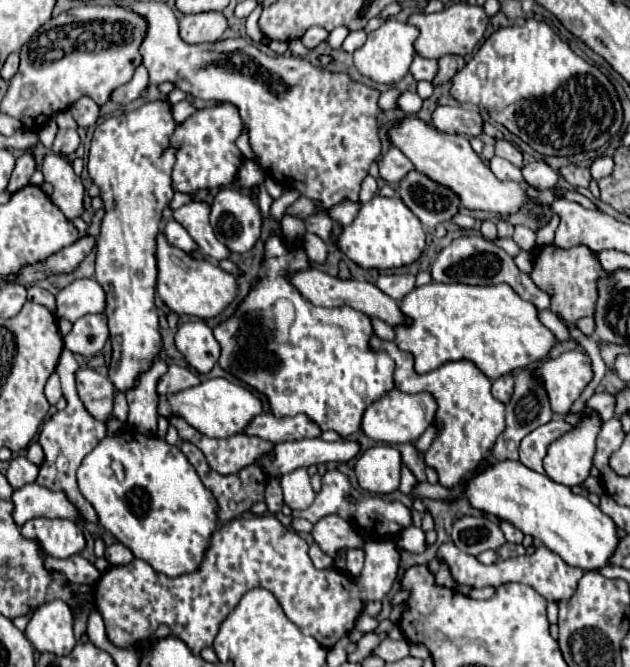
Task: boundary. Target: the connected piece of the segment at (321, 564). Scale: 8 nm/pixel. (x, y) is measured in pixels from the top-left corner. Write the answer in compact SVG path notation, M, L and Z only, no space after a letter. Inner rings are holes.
M316 544L310 546L310 558L312 558L312 562L314 562L314 566L316 566L318 570L326 570L326 568L332 568L332 566L334 566L334 558L326 556L326 554L320 550L320 546L316 546Z

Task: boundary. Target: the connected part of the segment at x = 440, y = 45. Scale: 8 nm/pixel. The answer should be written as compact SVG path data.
M456 2L436 14L412 14L408 20L408 24L414 24L420 30L420 36L414 44L416 52L424 58L436 58L436 60L446 54L458 54L458 56L472 54L478 42L482 40L488 22L490 18L486 16L482 6L470 6L466 2Z

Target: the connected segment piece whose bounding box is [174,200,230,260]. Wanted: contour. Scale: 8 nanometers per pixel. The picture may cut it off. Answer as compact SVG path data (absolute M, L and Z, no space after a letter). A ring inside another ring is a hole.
M196 200L174 210L174 218L188 230L188 234L196 240L196 244L208 258L226 260L230 256L230 250L216 240L212 226L208 222L208 214L210 214L208 202L196 202Z

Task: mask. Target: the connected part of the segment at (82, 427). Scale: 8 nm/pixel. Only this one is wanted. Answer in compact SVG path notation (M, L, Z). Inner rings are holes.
M62 350L62 356L60 356L60 362L56 366L56 372L60 376L60 382L62 382L62 392L64 392L64 398L68 400L68 406L62 410L62 412L56 412L52 418L48 418L40 430L40 446L44 448L44 464L40 466L40 474L36 478L36 482L40 486L46 486L50 490L62 490L74 504L76 508L80 510L82 518L86 522L98 522L98 516L96 516L96 510L92 508L92 504L80 494L78 490L78 484L76 484L76 470L78 466L82 464L84 456L106 436L106 424L94 420L88 410L84 408L84 404L80 402L78 398L78 392L76 392L76 370L78 370L78 362L74 360L74 356L68 352L68 350Z

